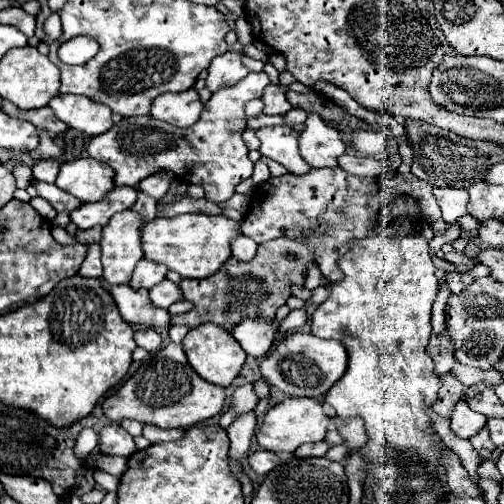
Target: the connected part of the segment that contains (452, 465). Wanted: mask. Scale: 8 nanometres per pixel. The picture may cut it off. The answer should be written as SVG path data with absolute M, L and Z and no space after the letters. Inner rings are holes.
M447 449L447 451L443 453L441 463L447 465L447 485L449 485L449 489L451 489L453 493L457 493L457 497L459 497L459 495L473 495L473 497L483 495L483 493L479 491L479 487L473 485L473 481L469 479L467 471L465 471L463 465L461 465L461 459L459 459L451 449Z

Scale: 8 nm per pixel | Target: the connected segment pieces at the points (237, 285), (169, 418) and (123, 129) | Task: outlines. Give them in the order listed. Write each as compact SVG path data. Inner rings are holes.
M279 237L261 243L255 259L249 263L233 261L231 257L213 277L207 277L205 281L181 279L181 299L193 303L193 307L185 315L171 315L171 325L185 325L191 329L211 321L229 331L233 325L237 325L237 321L243 321L245 317L269 317L269 321L273 321L277 307L281 307L291 297L289 285L303 285L307 269L313 263L315 255L311 249L307 249L297 239Z
M169 343L155 351L141 367L125 381L125 385L103 403L103 413L119 423L121 419L135 419L139 423L153 423L157 427L191 427L223 411L225 389L217 387L197 375L189 365L181 343Z
M261 71L249 73L233 87L215 91L205 103L199 121L187 129L171 127L151 115L119 119L107 133L89 141L87 153L89 157L111 165L115 171L115 185L137 187L139 181L153 173L173 171L179 179L205 187L205 199L225 203L235 193L235 185L249 179L253 173L253 163L249 161L247 147L241 139L241 133L247 127L245 103L259 99L267 83L269 77Z

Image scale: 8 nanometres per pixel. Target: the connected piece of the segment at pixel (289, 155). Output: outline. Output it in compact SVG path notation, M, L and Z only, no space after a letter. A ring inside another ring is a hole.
M285 125L261 127L257 129L261 141L259 153L285 165L295 175L307 175L313 167L299 153L299 131L293 131Z

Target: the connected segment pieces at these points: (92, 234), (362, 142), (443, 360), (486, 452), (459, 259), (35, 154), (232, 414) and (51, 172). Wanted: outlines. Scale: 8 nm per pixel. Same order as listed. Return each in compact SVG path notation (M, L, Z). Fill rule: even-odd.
M91 227L91 229L85 229L85 231L83 229L77 229L75 237L77 237L79 243L89 245L89 243L95 243L95 241L101 239L101 231L103 231L103 227Z
M357 131L353 133L353 145L359 149L363 155L381 155L387 151L387 137L375 131Z
M443 331L441 335L433 335L429 339L427 353L429 353L429 357L435 363L435 373L437 375L449 373L453 369L453 365L457 363L455 355L453 355L453 341L451 341L447 331Z
M481 429L481 431L471 439L471 445L479 451L479 455L481 455L483 459L489 459L491 453L495 451L495 445L493 445L493 441L489 439L487 429Z
M450 252L445 254L445 259L454 264L465 264L467 267L475 267L477 259L465 256L462 252Z
M39 129L39 137L39 147L30 153L34 160L61 157L61 153L63 153L61 148L54 143L46 130Z
M245 383L245 385L241 385L235 393L233 393L233 399L231 399L231 409L221 417L221 427L223 429L227 429L229 427L229 423L233 421L233 419L237 419L239 415L243 415L243 413L249 413L249 411L253 411L255 407L257 407L257 395L253 393L253 385L251 383Z
M39 161L37 165L33 165L33 177L37 181L53 183L57 177L57 169L59 169L59 163L55 161Z

